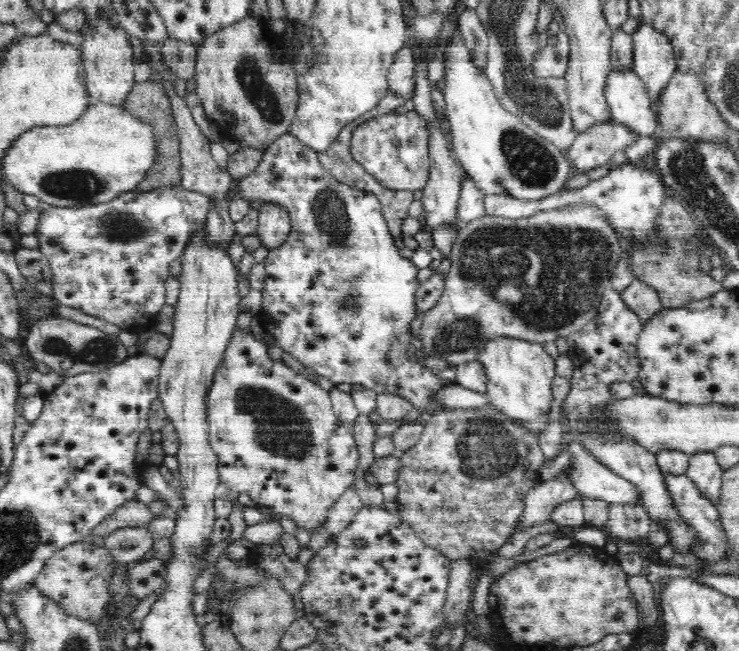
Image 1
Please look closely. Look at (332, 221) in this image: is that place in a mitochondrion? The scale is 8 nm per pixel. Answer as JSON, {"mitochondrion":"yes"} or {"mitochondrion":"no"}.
{"mitochondrion":"yes"}

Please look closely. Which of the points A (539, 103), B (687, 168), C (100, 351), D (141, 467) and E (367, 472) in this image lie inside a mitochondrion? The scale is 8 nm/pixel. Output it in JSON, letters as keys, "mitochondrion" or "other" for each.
{"A":"mitochondrion","B":"mitochondrion","C":"mitochondrion","D":"other","E":"other"}

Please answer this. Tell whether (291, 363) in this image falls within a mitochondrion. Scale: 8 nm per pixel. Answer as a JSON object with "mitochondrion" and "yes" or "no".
{"mitochondrion":"no"}

